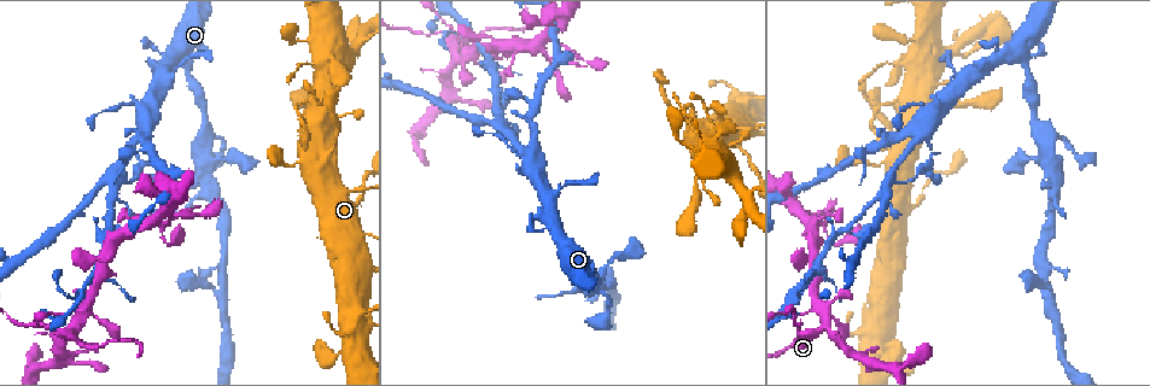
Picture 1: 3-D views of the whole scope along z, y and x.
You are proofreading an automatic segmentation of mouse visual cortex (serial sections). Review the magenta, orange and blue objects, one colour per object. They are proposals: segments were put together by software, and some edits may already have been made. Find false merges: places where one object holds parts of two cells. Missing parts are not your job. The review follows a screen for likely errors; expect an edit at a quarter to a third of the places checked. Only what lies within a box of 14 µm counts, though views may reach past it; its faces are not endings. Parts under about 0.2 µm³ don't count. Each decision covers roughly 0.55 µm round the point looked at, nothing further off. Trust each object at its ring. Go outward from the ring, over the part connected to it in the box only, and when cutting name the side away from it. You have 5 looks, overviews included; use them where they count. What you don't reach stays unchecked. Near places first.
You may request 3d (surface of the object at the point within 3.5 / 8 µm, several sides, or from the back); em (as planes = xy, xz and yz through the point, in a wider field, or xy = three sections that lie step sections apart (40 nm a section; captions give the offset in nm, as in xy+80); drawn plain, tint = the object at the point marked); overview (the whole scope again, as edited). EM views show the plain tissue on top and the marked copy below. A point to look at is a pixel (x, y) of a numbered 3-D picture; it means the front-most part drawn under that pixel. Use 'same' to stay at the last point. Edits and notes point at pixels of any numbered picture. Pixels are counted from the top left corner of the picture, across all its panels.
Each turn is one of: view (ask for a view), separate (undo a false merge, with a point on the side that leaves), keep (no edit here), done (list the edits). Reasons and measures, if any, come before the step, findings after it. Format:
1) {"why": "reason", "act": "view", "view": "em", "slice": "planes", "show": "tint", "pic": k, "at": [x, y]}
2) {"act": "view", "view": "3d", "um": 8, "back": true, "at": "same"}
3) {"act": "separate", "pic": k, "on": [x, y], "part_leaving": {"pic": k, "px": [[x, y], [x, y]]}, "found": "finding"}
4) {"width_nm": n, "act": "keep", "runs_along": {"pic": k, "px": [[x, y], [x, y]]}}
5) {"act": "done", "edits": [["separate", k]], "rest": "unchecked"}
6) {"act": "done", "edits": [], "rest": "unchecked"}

{"why": "calibre changes", "act": "view", "view": "3d", "um": 3.5, "pic": 1, "at": [922, 131]}

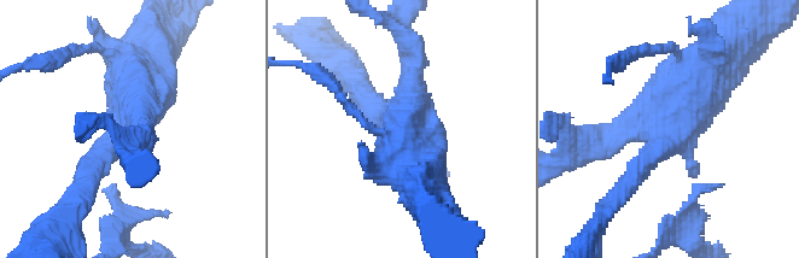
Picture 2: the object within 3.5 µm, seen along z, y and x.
{"act": "view", "view": "em", "slice": "planes", "show": "tint", "pic": 2, "at": [677, 127]}

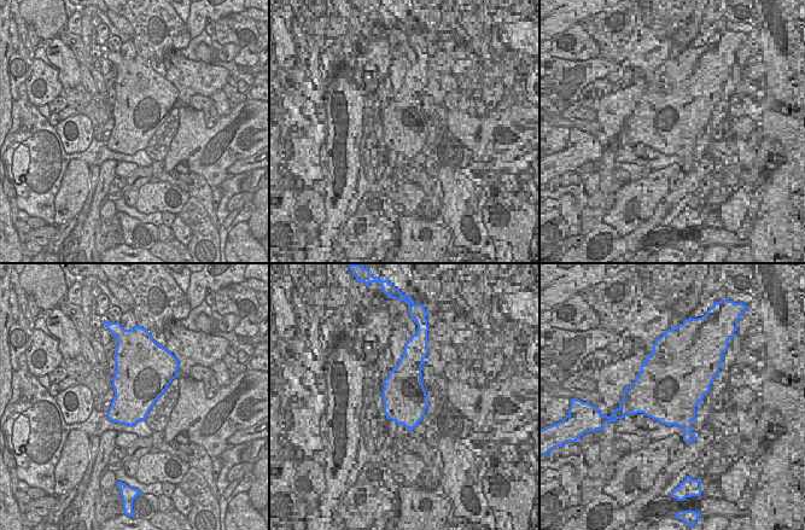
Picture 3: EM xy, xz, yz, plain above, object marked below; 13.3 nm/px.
{"width_nm": 700, "act": "keep", "runs_along": {"pic": 2, "px": [[733, 44], [643, 165]]}, "found": "continuous, no second cell"}

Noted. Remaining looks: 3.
{"why": "side arm on a straight run", "act": "view", "view": "em", "slice": "xy", "step": 2, "show": "tint", "pic": 1, "at": [887, 176]}

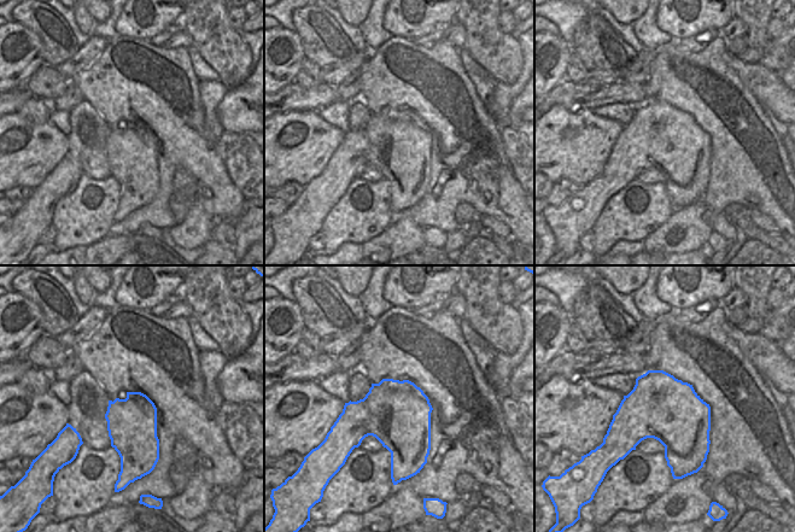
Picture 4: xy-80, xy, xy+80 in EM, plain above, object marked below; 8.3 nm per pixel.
{"why": "wider look", "act": "view", "view": "3d", "um": 3.5, "at": "same"}

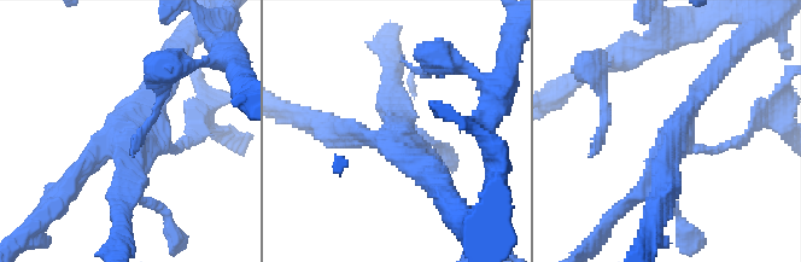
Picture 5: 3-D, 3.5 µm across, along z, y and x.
{"width_nm": 550, "act": "keep", "runs_along": {"pic": 5, "px": [[714, 74], [635, 197]]}, "found": "all the same cell"}

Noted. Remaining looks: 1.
{"act": "done", "edits": [], "rest": "unchecked"}

